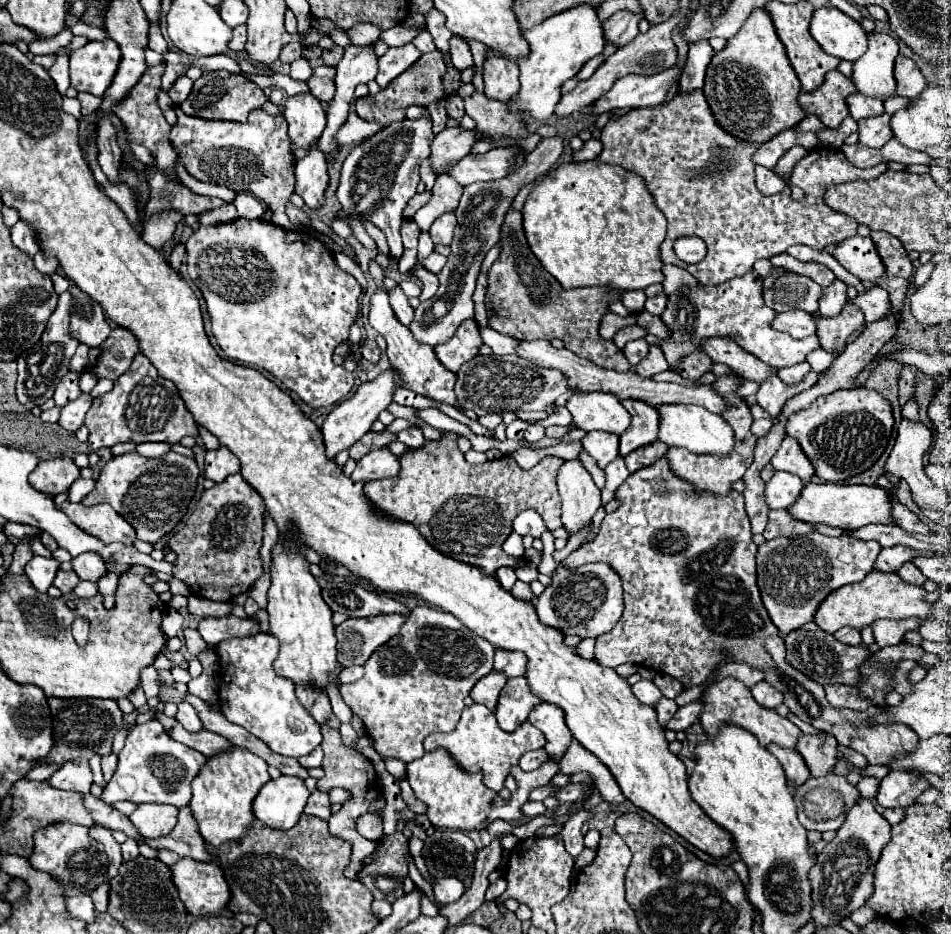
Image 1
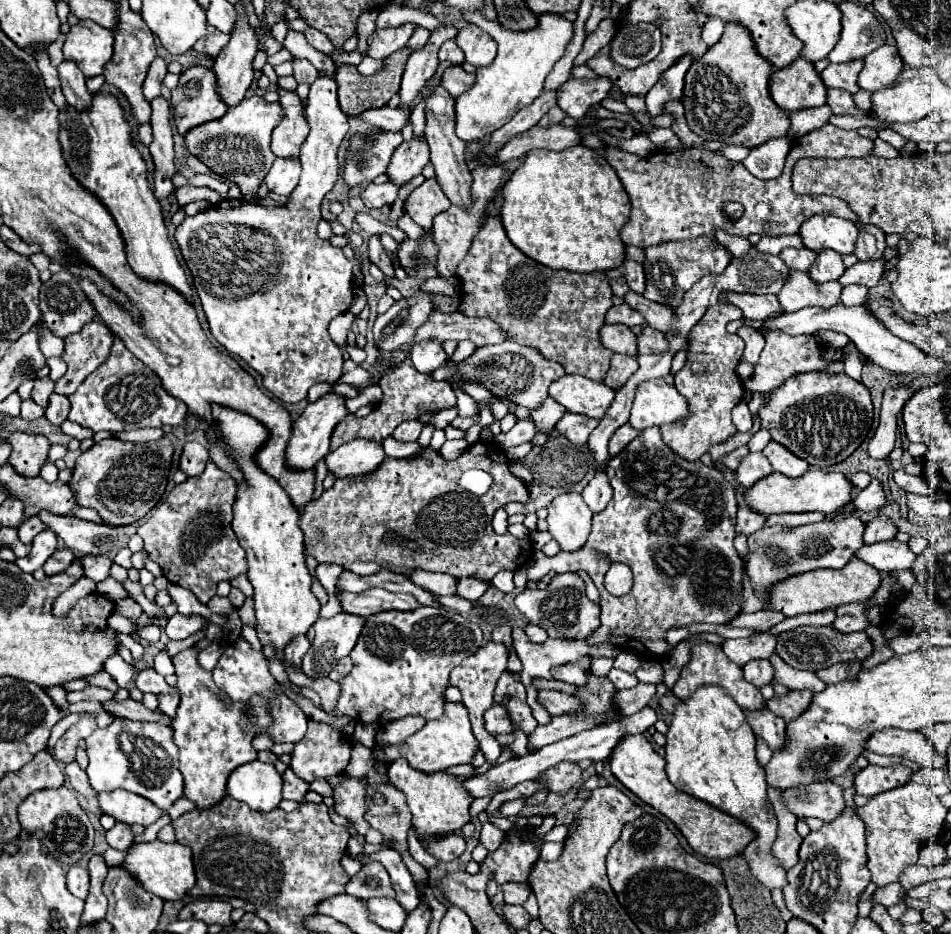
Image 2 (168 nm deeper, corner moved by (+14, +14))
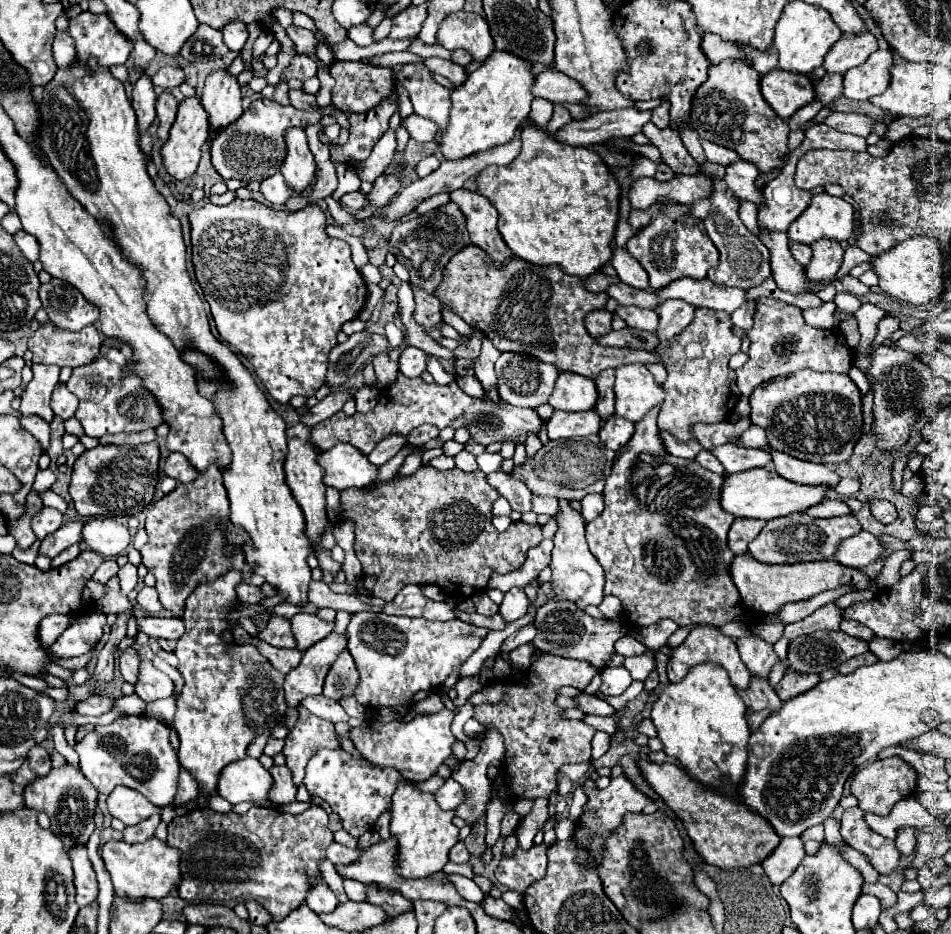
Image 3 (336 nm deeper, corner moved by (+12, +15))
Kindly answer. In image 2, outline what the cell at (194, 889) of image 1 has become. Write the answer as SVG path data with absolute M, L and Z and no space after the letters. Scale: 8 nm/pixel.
M159 839L149 843L133 843L121 863L125 871L149 893L159 895L163 901L179 901L195 885L195 869L191 849L181 843L163 843Z

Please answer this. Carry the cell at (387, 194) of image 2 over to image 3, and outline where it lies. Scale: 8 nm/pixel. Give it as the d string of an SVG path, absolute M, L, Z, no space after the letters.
M355 190L355 192L349 192L341 198L341 204L353 208L353 210L361 210L365 206L369 206L369 200L367 200L367 194L363 194L361 190Z

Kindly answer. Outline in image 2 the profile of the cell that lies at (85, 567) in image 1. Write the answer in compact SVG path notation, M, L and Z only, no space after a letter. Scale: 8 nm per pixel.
M87 555L87 557L81 557L81 563L83 563L85 577L89 577L95 583L107 579L109 577L109 569L113 565L113 561L107 555L97 555L97 557Z

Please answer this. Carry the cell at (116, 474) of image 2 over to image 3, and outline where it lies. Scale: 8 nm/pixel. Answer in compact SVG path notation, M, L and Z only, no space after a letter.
M159 444L97 446L85 450L73 464L69 494L79 516L135 516L153 500L159 482Z

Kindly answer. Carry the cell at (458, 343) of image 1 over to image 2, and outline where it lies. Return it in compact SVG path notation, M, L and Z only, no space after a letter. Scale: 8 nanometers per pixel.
M425 341L413 347L411 361L419 373L433 373L447 361L447 355L439 341Z

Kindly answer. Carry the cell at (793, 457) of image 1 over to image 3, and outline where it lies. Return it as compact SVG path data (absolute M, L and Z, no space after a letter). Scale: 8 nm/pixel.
M771 450L771 462L773 462L773 470L797 484L825 484L825 486L837 486L839 476L835 476L833 470L829 470L827 466L819 466L819 464L811 464L811 462L803 462L797 460L789 454L783 452L775 452Z

